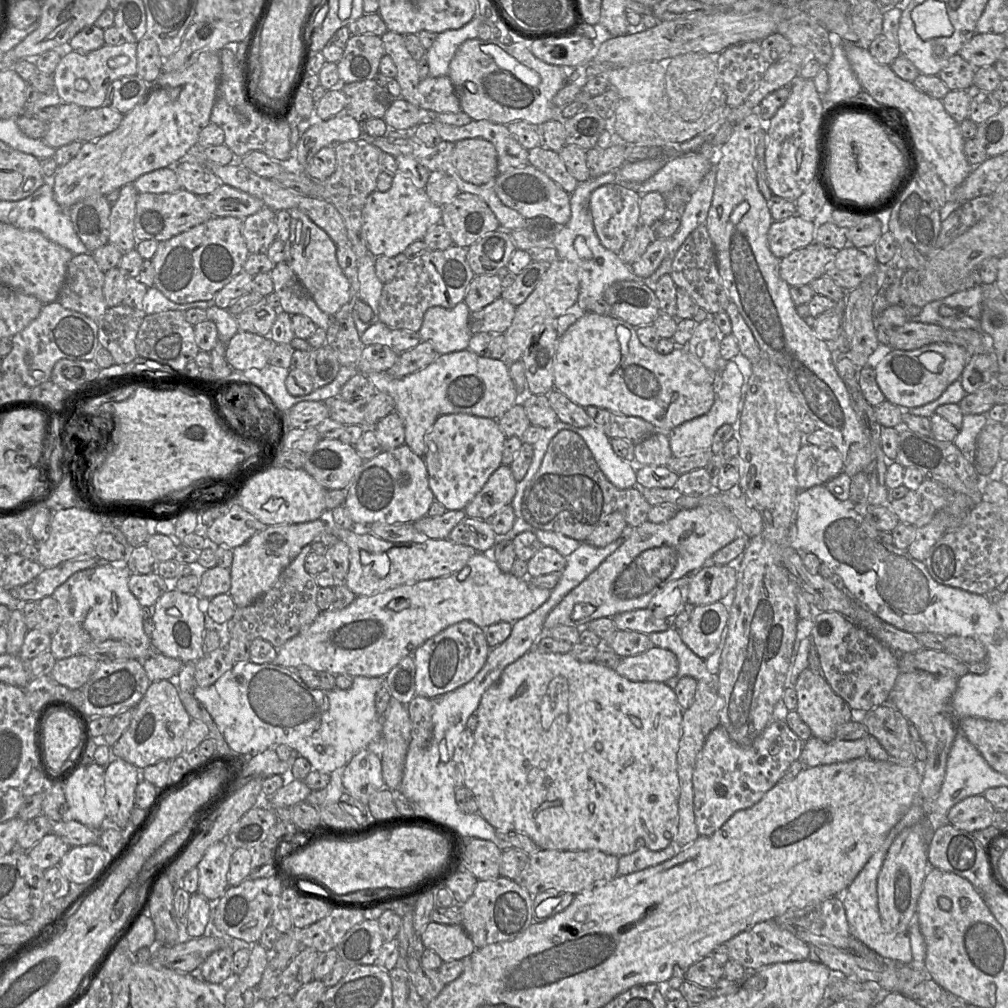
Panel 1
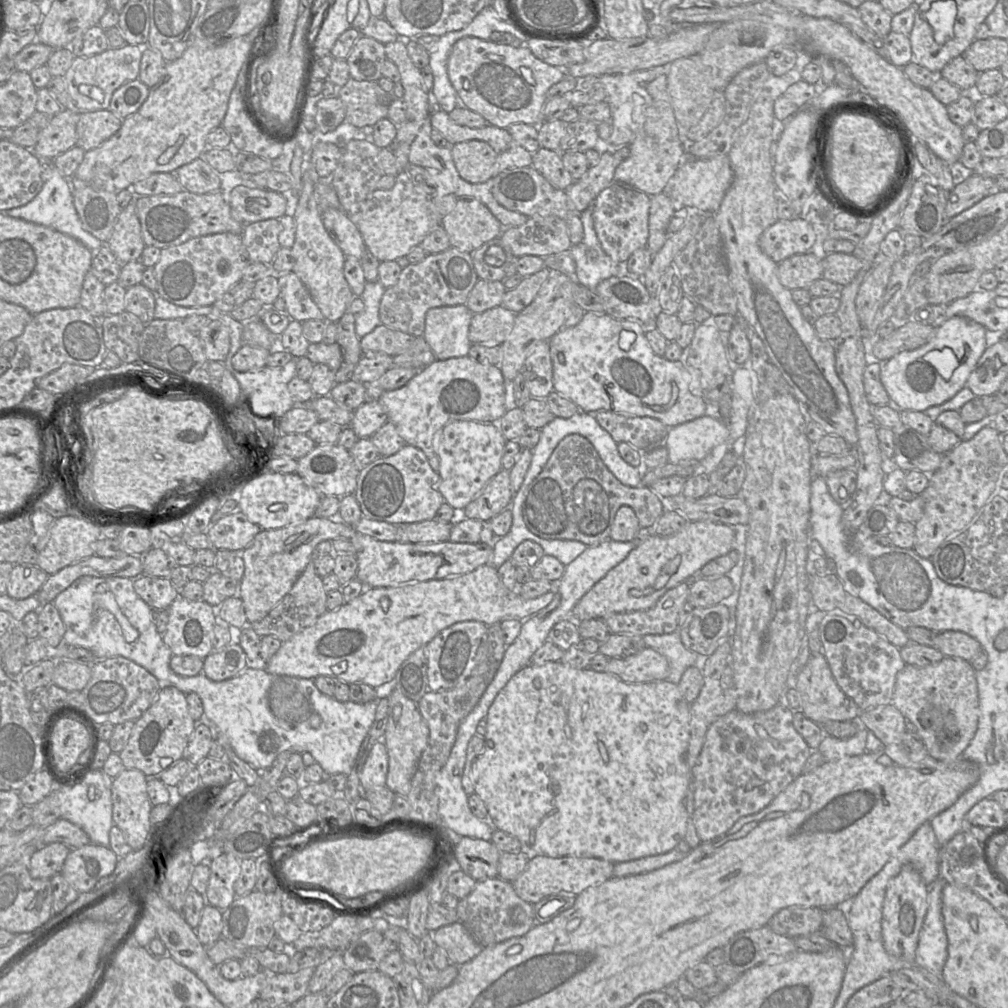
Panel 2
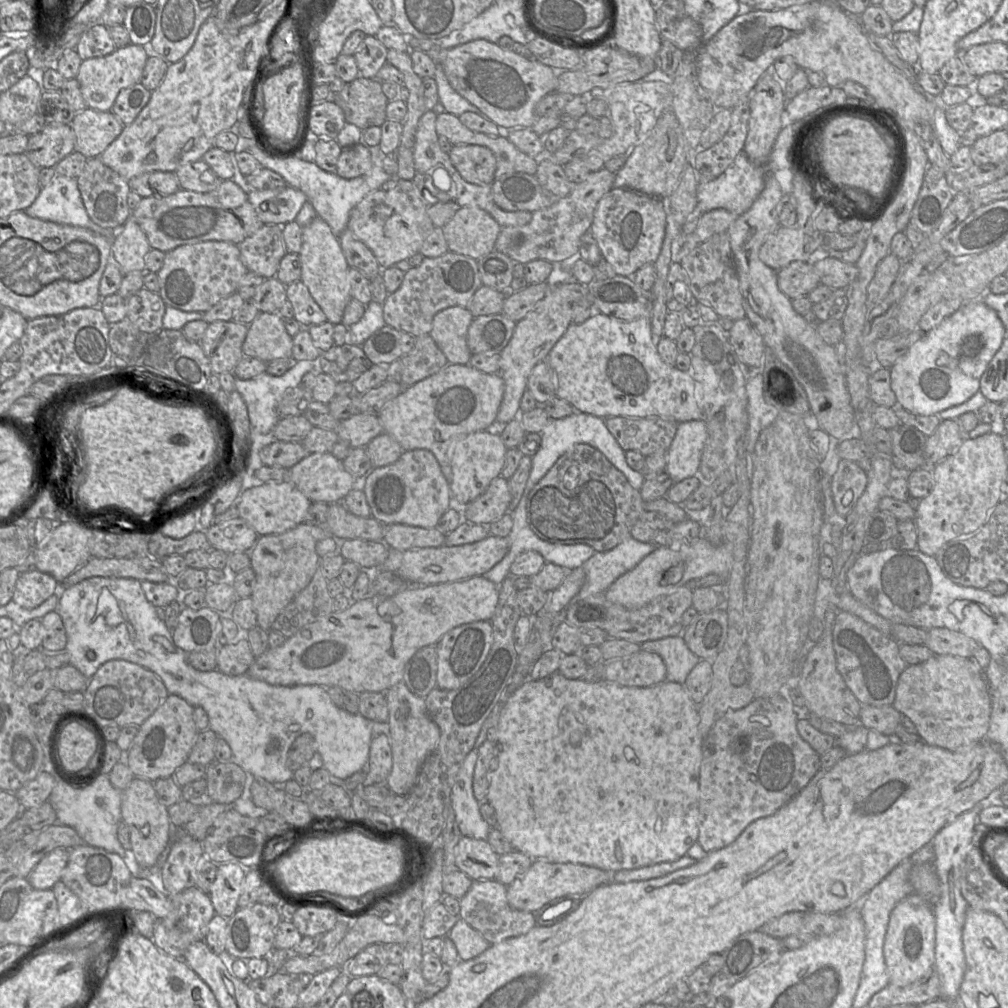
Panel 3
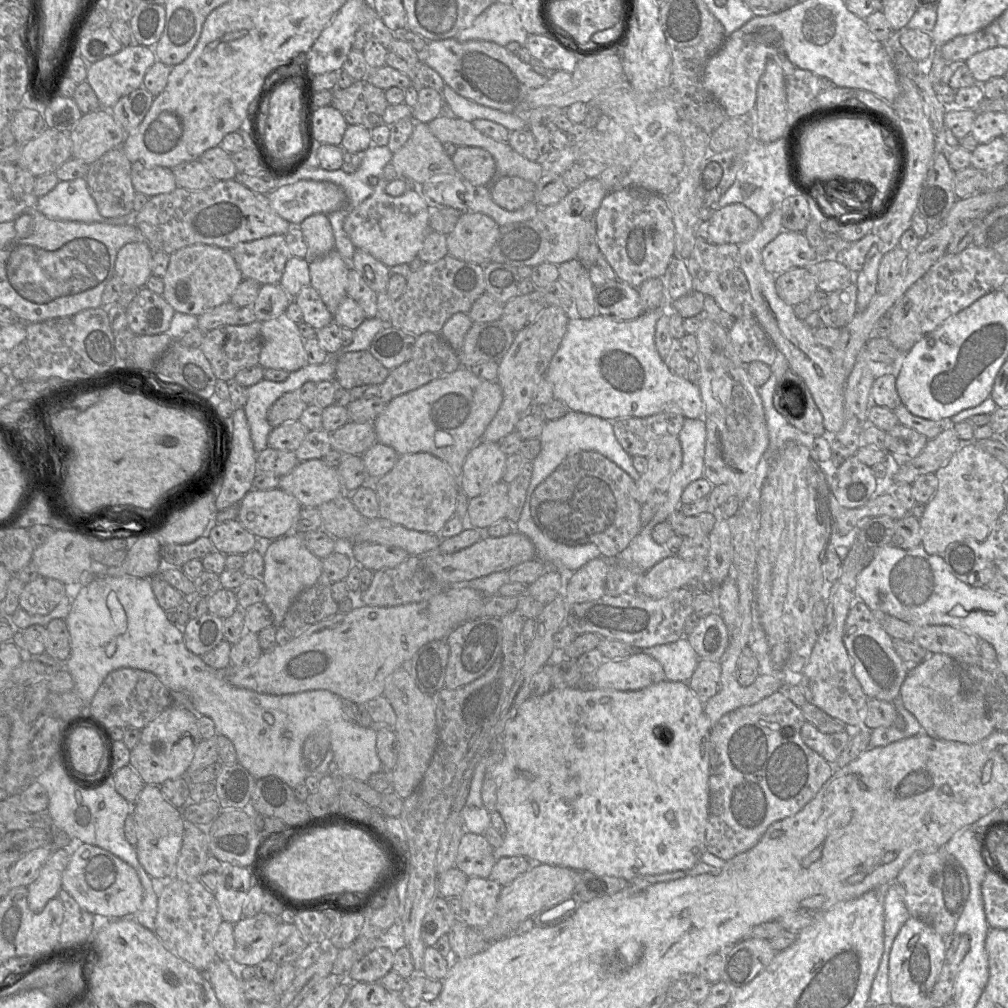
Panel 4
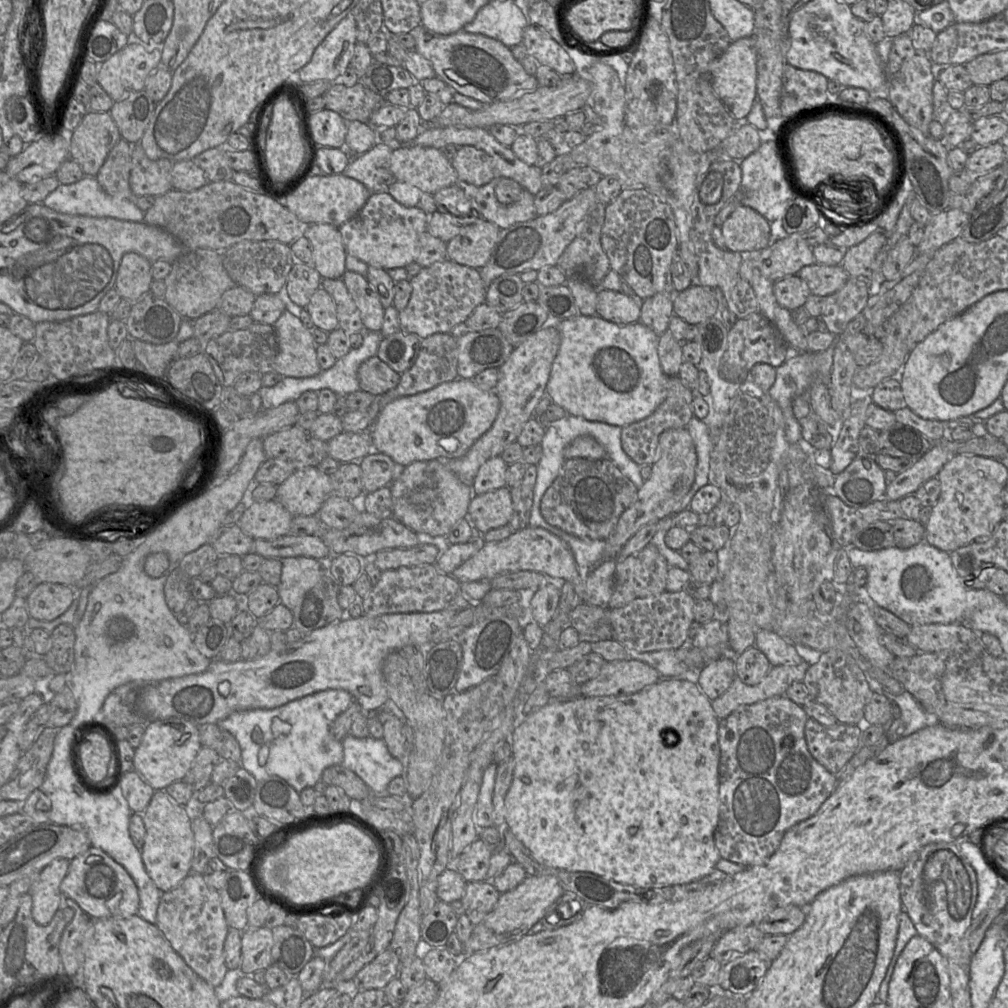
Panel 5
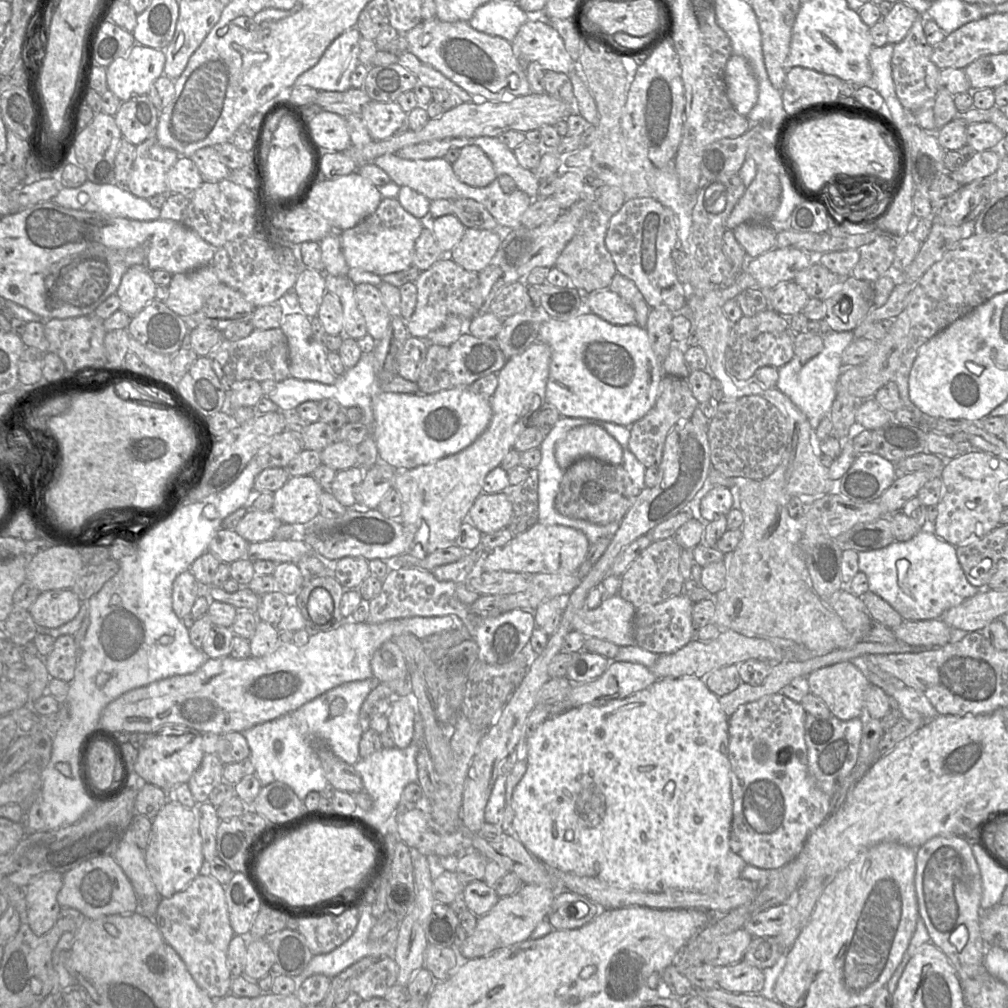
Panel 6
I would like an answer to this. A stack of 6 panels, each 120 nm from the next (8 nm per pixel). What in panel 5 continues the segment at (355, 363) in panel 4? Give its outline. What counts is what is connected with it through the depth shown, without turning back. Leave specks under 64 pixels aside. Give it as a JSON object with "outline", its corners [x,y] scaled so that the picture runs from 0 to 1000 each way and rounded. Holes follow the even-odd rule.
{"outline":[[[373,352],[357,362],[355,376],[359,388],[369,392],[379,392],[396,381],[398,371],[391,368]]]}

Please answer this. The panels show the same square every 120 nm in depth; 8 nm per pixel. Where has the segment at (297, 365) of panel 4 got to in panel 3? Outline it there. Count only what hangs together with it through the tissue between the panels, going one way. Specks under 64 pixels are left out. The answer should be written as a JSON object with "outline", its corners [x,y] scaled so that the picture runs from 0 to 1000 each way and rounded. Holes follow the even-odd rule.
{"outline":[[[257,310],[254,315],[246,322],[240,349],[241,352],[258,356],[263,360],[274,356],[290,357],[290,334],[282,324],[281,315],[276,311]]]}

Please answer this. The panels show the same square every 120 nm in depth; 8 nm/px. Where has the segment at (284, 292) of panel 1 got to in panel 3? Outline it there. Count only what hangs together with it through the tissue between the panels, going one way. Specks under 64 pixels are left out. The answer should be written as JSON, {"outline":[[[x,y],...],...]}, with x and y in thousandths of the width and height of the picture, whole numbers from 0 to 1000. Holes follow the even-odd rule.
{"outline":[[[299,278],[284,283],[284,295],[290,302],[292,316],[301,324],[316,322],[324,318],[323,313]]]}

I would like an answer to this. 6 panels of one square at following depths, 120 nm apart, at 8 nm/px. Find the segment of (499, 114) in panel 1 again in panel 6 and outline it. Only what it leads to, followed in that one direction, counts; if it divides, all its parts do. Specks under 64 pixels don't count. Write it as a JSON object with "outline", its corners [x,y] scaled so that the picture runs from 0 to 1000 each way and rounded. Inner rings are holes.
{"outline":[[[422,20],[402,33],[406,51],[465,92],[473,100],[507,99],[527,91],[509,43],[470,29],[464,21]]]}

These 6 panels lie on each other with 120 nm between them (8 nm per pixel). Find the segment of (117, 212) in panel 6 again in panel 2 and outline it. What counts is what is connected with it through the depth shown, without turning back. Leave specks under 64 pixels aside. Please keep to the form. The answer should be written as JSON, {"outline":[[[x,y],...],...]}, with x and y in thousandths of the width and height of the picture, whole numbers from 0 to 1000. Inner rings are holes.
{"outline":[[[55,168],[51,177],[44,181],[41,189],[35,194],[34,197],[23,204],[11,206],[1,210],[10,215],[50,225],[58,230],[72,235],[82,241],[92,252],[96,250],[101,243],[104,243],[81,225],[81,221],[73,204],[69,180],[57,168]]]}

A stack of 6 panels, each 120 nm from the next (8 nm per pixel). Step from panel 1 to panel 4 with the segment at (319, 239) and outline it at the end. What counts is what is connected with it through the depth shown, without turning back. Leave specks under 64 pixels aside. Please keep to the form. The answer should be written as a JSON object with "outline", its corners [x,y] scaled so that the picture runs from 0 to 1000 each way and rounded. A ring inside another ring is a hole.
{"outline":[[[333,247],[307,260],[308,283],[316,291],[330,313],[345,294],[345,268],[346,260]]]}

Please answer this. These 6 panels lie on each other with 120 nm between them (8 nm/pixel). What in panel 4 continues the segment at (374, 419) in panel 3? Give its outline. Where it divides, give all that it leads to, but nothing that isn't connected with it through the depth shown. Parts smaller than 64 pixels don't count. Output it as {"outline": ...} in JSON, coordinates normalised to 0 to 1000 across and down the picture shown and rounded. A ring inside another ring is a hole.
{"outline":[[[346,418],[327,430],[329,445],[342,451],[360,451],[373,438],[375,438],[374,431],[370,419],[354,420]]]}

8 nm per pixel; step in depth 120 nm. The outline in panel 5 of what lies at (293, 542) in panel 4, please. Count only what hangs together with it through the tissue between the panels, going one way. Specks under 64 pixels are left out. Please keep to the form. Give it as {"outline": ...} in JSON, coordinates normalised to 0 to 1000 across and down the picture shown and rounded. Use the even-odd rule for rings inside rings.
{"outline":[[[310,553],[279,555],[279,573],[274,584],[278,598],[291,605],[320,570],[321,558]]]}

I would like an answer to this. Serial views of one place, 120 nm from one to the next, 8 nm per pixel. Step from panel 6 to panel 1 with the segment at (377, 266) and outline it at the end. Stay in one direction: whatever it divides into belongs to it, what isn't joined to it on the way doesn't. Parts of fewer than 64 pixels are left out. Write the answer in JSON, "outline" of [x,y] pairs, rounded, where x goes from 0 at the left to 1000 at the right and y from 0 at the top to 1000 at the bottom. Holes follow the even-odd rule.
{"outline":[[[398,171],[392,172],[388,187],[383,190],[371,189],[360,206],[360,233],[366,252],[371,255],[392,255],[438,220],[438,206],[430,201],[422,188],[414,186]]]}

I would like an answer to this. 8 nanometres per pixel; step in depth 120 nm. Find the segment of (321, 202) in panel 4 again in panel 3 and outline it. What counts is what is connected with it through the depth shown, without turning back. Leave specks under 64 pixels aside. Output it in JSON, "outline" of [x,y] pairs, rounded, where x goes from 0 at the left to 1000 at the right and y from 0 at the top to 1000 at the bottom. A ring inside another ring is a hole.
{"outline":[[[287,184],[281,187],[247,188],[246,197],[262,222],[275,223],[283,223],[286,220],[292,219],[301,202],[306,199],[302,190]]]}

